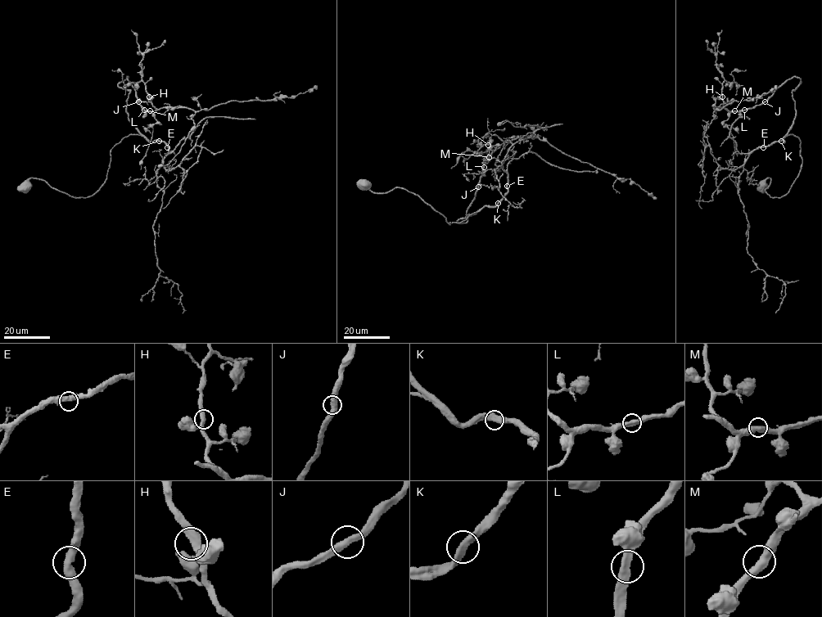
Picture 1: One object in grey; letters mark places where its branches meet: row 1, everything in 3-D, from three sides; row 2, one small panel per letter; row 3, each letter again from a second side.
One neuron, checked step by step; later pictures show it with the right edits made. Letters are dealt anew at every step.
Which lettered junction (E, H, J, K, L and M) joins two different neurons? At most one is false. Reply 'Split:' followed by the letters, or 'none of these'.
Split: none of these

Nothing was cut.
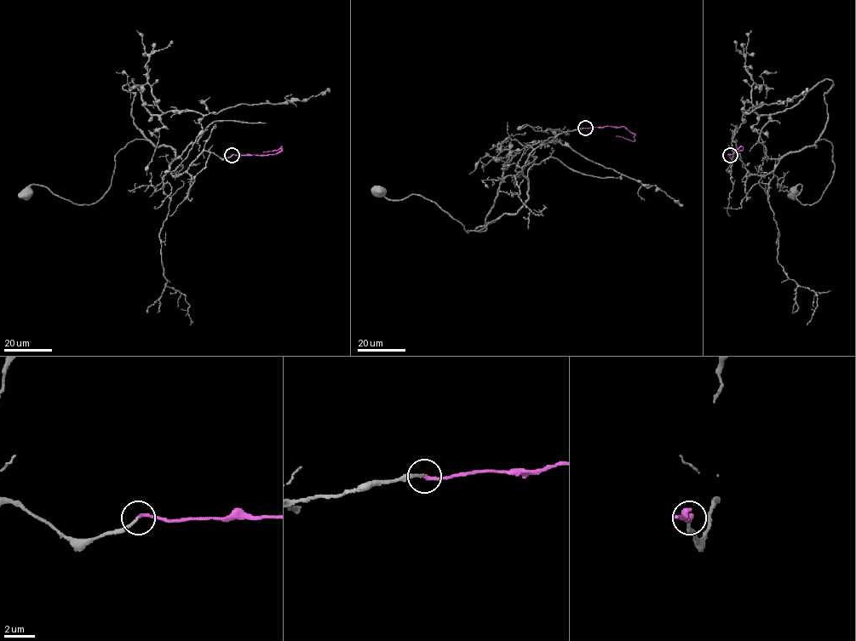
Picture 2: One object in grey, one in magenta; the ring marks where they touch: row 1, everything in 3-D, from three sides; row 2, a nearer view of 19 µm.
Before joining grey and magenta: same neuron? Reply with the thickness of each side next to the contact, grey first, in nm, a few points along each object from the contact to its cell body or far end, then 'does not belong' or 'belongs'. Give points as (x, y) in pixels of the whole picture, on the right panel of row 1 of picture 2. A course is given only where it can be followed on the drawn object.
170 nm thick on the grey side, 240 nm on the other; grey runs (729, 155), (764, 175), (826, 140), (830, 182), (812, 204), (796, 197), (801, 185), (794, 195); magenta runs (729, 155), (743, 146), (738, 152); belongs

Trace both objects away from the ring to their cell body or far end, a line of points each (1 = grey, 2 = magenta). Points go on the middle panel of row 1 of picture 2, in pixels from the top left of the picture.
1: (585, 128), (535, 149), (524, 168), (528, 200), (478, 231), (468, 232), (421, 196), (387, 199), (378, 192)
2: (585, 128), (624, 127), (634, 134), (634, 140), (616, 136)

